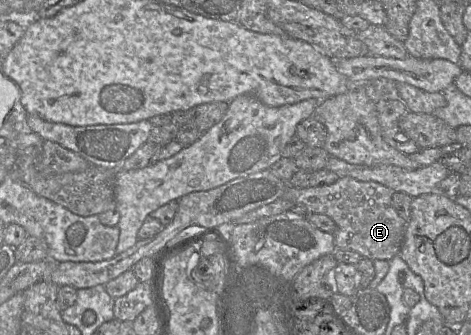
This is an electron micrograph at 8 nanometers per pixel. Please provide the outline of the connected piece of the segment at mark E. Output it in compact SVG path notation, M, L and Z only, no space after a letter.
M341 177L331 185L308 188L287 187L282 199L303 205L313 213L329 216L336 224L336 249L350 250L370 260L390 261L398 255L404 242L406 223L393 207L394 191L373 181L363 182Z

